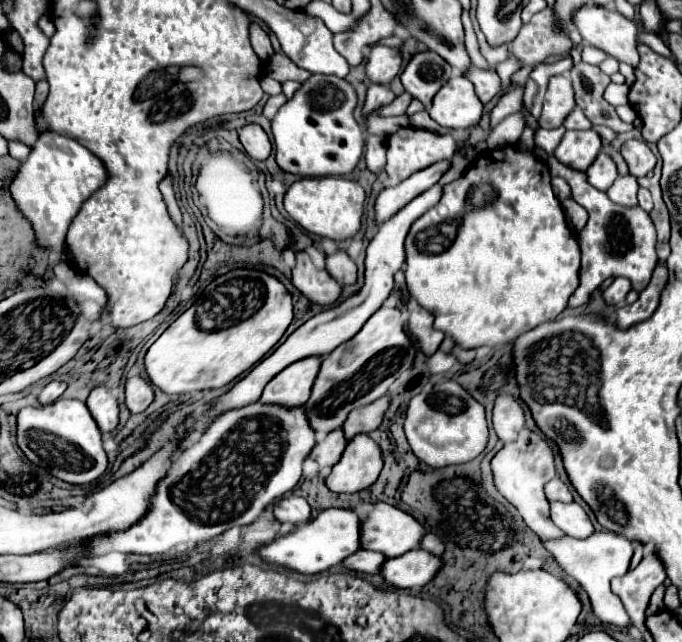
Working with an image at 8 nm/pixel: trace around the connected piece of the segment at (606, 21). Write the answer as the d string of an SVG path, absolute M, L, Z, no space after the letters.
M586 5L578 15L574 15L574 23L588 45L602 49L620 63L632 67L638 65L638 31L634 21L606 7Z

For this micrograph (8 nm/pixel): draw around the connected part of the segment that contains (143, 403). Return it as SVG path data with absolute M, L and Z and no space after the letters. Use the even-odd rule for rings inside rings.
M130 377L126 381L126 407L130 413L142 413L154 399L152 385L142 377Z

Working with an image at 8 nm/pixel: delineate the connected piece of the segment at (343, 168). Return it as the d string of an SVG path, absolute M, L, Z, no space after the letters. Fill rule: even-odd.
M312 75L272 119L276 163L282 171L300 177L348 175L364 151L364 133L354 119L356 91L346 79Z

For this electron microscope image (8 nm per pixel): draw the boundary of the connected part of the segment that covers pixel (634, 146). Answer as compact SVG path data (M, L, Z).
M630 139L620 147L622 157L626 159L630 173L634 177L644 177L654 169L657 164L657 158L654 153L648 149L646 141L638 141L638 139Z

